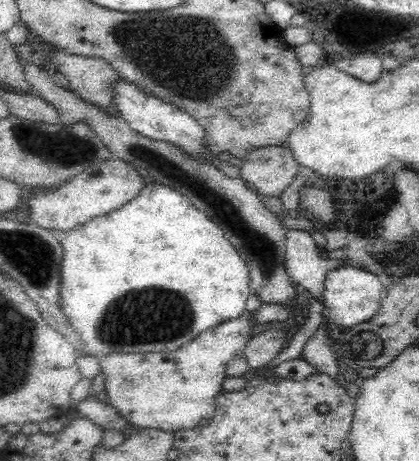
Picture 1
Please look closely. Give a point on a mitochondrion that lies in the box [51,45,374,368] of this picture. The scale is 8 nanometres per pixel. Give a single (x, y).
(148, 315)

